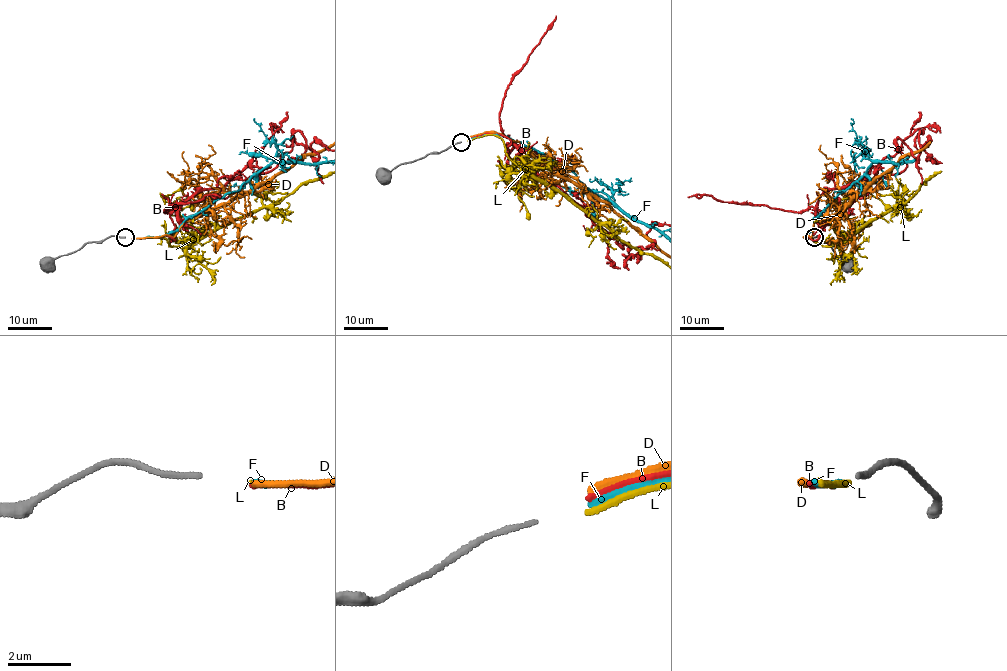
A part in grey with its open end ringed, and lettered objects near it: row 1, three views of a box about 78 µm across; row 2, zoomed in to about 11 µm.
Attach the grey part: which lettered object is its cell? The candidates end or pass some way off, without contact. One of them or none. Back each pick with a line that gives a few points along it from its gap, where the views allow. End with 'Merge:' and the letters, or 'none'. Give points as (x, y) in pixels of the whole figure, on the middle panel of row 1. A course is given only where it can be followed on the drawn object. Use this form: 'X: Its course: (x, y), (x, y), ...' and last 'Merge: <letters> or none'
Merge: none

